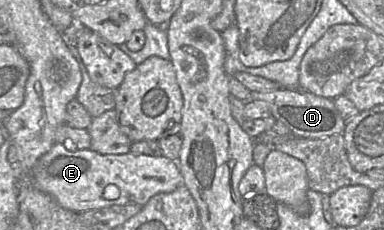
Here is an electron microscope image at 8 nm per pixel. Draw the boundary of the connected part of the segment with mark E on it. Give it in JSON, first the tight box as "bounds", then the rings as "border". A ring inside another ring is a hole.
{"bounds":[30,143,183,213],"border":[[[55,143],[39,158],[30,179],[35,188],[50,195],[63,208],[77,213],[114,205],[137,204],[142,207],[156,194],[173,192],[183,184],[177,161],[164,155],[150,156],[132,152],[100,154],[92,149],[70,151],[62,143]],[[108,185],[119,188],[117,199],[107,200],[103,197]]]}

